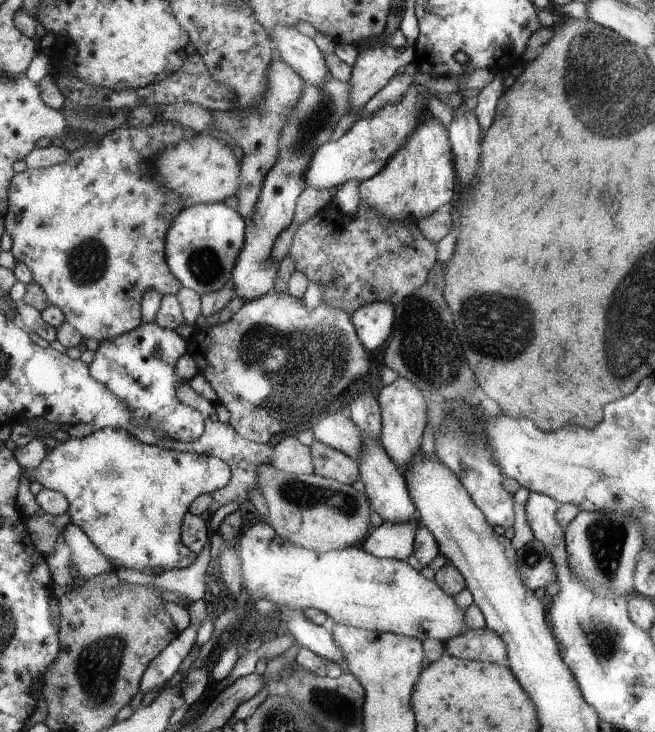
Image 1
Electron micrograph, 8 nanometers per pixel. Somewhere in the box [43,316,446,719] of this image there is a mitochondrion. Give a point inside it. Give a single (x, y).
(102, 658)

